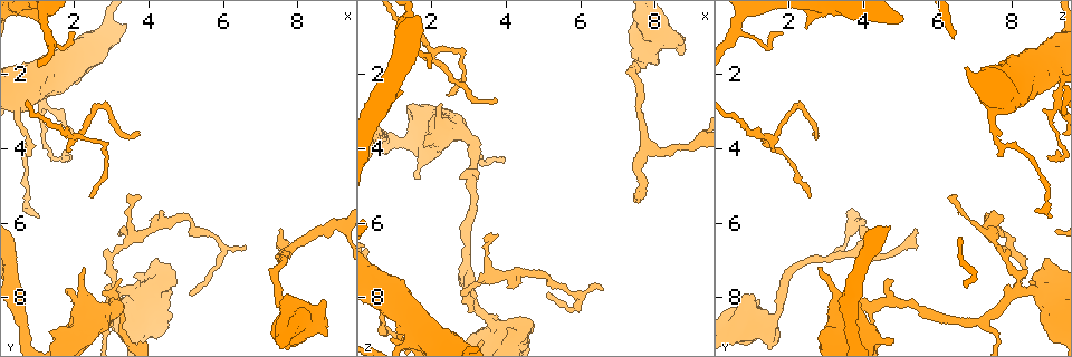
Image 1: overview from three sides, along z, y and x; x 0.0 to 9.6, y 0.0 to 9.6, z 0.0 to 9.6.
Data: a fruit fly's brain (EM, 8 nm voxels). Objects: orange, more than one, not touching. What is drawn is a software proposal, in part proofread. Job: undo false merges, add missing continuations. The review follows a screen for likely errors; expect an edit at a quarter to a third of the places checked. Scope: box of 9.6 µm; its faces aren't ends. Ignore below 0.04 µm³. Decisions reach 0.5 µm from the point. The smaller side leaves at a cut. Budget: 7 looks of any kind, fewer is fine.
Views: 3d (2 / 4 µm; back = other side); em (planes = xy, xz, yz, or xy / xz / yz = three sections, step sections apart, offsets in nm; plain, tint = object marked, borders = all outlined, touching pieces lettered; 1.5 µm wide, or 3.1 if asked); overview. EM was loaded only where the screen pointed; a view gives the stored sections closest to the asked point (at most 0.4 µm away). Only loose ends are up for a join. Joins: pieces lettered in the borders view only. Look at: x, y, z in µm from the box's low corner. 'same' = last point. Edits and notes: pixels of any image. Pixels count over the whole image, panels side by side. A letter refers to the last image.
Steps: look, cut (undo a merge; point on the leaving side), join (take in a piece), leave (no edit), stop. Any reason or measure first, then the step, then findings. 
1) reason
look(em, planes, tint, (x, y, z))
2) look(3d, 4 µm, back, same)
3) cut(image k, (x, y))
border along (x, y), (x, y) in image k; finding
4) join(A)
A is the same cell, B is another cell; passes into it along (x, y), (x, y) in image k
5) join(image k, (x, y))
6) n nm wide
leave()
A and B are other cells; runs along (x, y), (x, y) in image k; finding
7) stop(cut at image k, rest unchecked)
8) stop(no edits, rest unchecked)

branch stops here
look(em, planes, plain, (6.55, 6.55, 7.80))

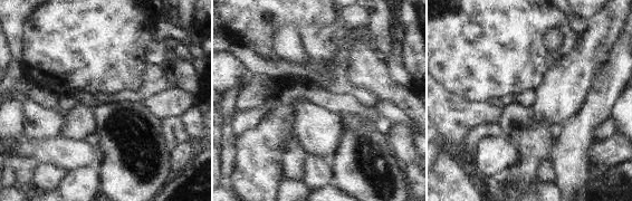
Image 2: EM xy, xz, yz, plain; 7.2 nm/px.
see the neighbours
look(em, planes, borders, same)

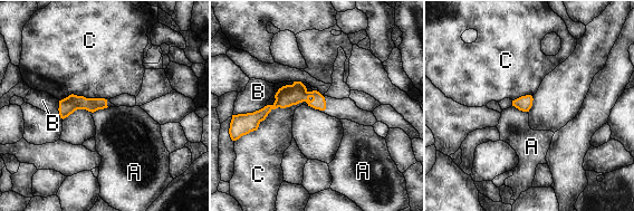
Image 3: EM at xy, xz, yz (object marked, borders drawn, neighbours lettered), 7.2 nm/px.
80 nm wide
leave()
A, B and C are other cells; no lettered piece goes on from it

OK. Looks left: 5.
branch stops here
look(em, xz, step 8, borders, (7.55, 6.20, 5.40))

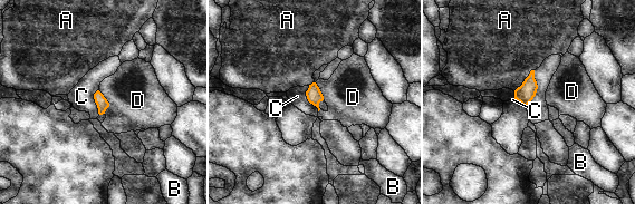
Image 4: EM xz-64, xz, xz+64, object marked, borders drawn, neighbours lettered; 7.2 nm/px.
leave()
A, B, C and D are other cells; border along (98, 89), (108, 103), (105, 113) in image 4; no lettered piece goes on from it

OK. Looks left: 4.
three arms meet
look(em, planes, tint, (3.20, 8.30, 4.15))

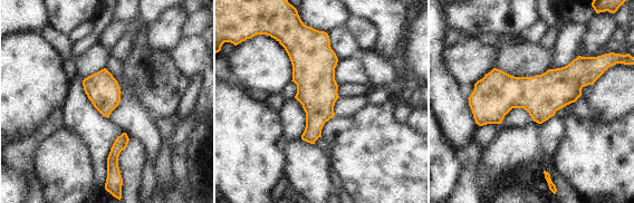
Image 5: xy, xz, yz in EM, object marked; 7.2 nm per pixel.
look(em, planes, borders, same)

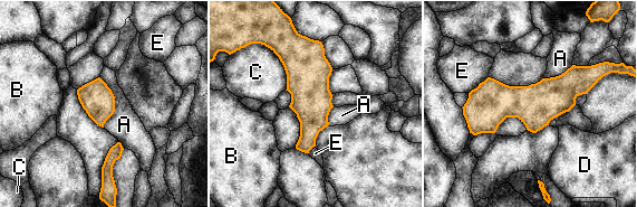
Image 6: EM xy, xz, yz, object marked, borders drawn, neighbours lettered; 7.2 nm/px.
240 nm wide
leave()
A, B, C, D and E are other cells; border along (99, 76), (115, 101), (104, 126) in image 6; all the same cell

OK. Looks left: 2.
stop(no edits, rest unchecked)

